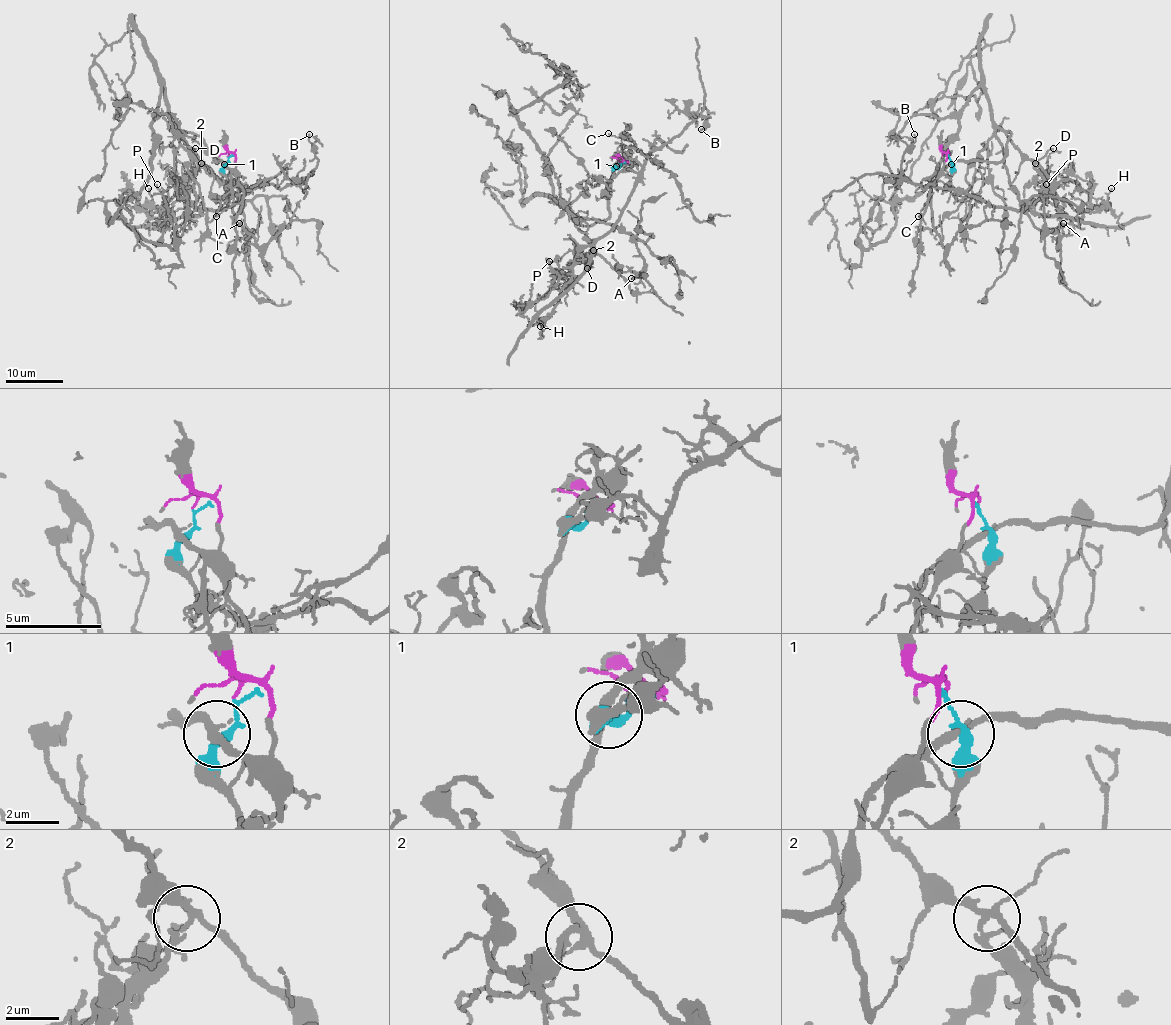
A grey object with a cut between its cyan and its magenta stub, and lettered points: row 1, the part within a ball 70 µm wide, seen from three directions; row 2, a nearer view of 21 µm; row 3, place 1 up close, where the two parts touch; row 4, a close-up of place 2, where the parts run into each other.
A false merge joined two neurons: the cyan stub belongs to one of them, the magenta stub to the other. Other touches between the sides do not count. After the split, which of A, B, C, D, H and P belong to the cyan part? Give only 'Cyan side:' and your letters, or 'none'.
Cyan side: B, D, H, P

